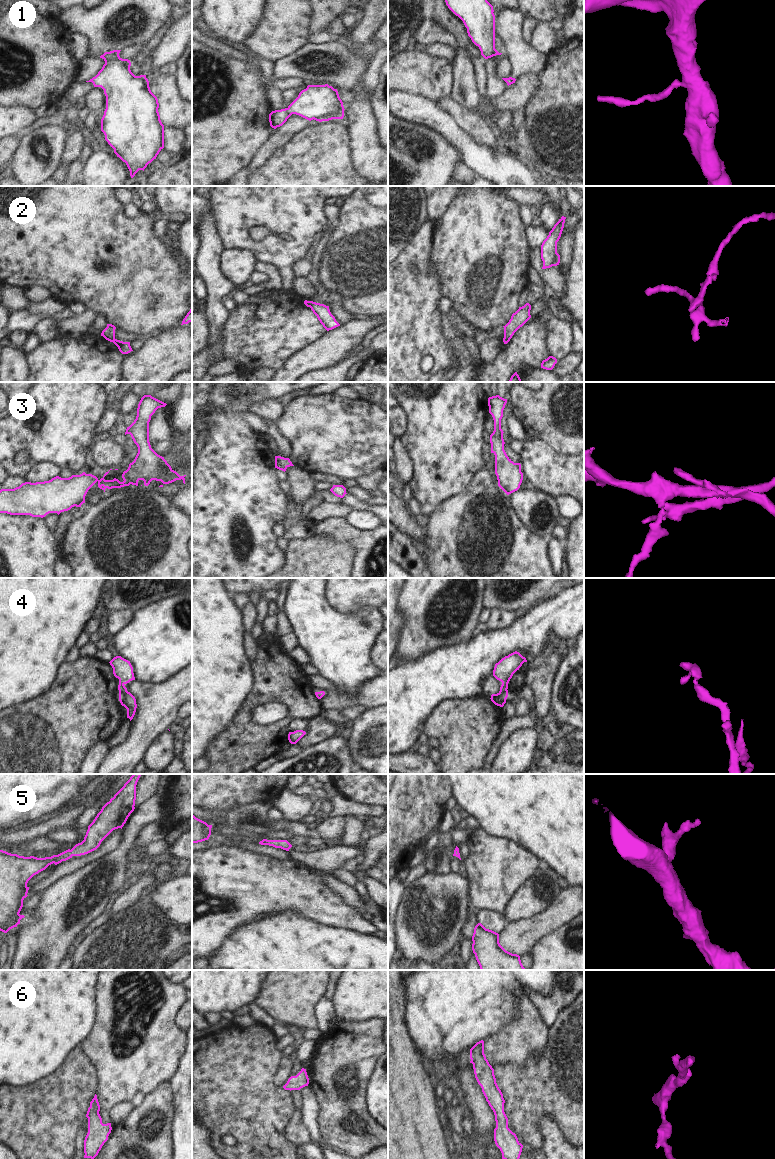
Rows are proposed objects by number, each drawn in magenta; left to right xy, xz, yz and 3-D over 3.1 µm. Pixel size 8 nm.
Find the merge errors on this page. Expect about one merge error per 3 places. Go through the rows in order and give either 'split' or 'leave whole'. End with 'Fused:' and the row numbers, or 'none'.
1: leave whole
2: split
3: leave whole
4: leave whole
5: leave whole
6: leave whole
Fused: 2

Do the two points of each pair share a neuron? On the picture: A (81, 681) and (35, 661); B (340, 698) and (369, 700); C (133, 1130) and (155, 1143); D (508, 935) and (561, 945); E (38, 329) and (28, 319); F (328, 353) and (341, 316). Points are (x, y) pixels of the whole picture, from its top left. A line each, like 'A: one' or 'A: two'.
A: two
B: one
C: one
D: two
E: two
F: two

